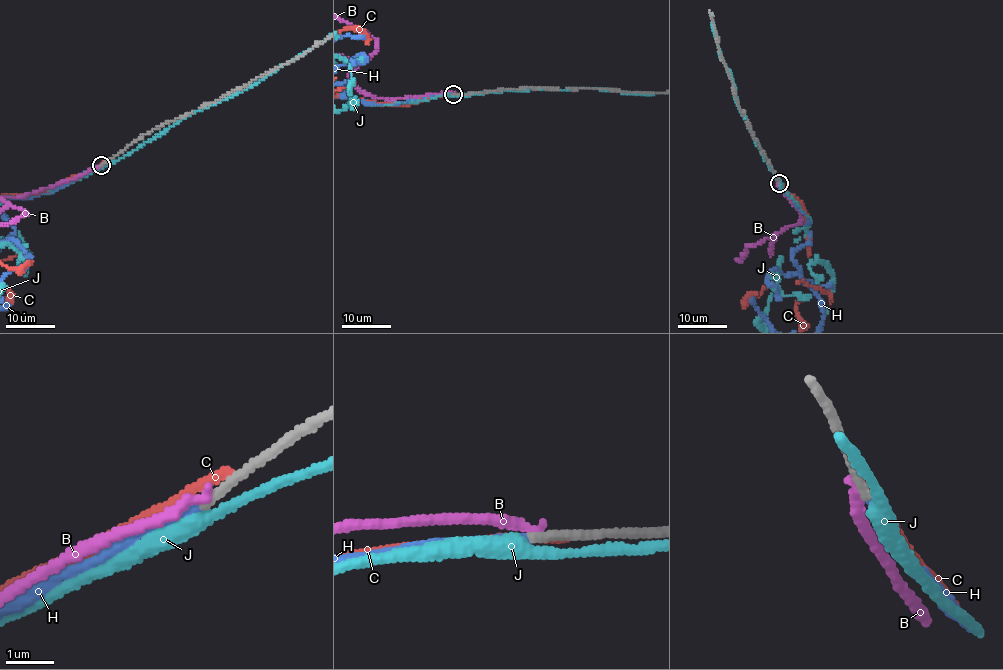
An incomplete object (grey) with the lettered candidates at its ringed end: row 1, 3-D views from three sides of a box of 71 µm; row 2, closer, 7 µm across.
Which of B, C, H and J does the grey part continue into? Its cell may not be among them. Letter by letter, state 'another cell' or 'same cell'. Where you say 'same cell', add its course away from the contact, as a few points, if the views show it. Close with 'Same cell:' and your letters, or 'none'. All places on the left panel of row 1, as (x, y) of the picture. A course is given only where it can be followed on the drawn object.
B: another cell
C: another cell
H: same cell
J: another cell
Same cell: H

